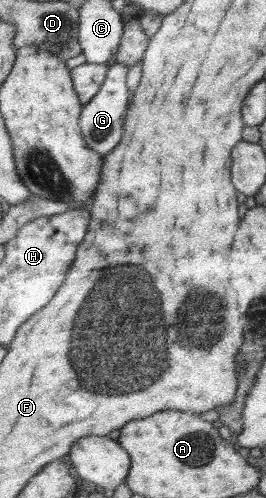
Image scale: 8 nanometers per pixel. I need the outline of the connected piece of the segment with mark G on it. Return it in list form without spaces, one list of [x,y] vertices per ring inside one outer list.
[[[113,63],[98,94],[91,99],[90,103],[84,105],[82,110],[80,121],[82,122],[83,135],[87,138],[87,145],[91,146],[91,149],[97,151],[99,155],[103,155],[103,158],[114,151],[115,147],[119,147],[123,136],[127,132],[126,116],[129,110],[126,106],[127,102],[129,102],[127,70],[128,68],[124,64]]]

